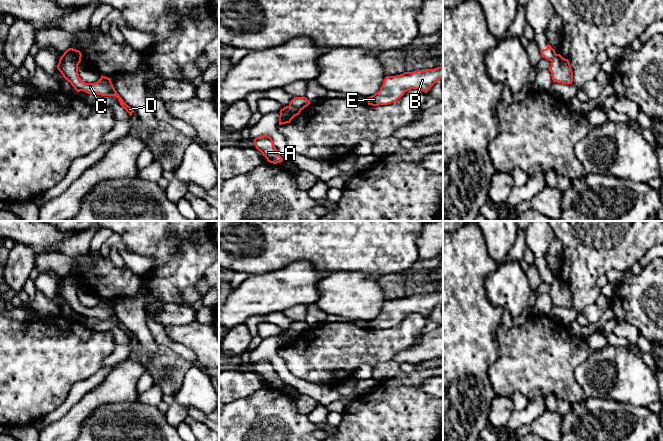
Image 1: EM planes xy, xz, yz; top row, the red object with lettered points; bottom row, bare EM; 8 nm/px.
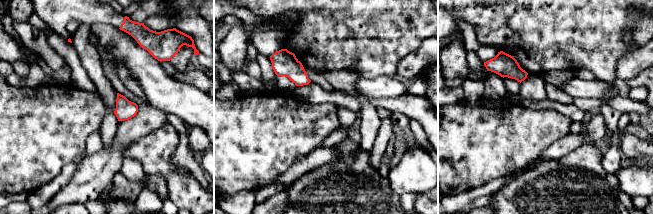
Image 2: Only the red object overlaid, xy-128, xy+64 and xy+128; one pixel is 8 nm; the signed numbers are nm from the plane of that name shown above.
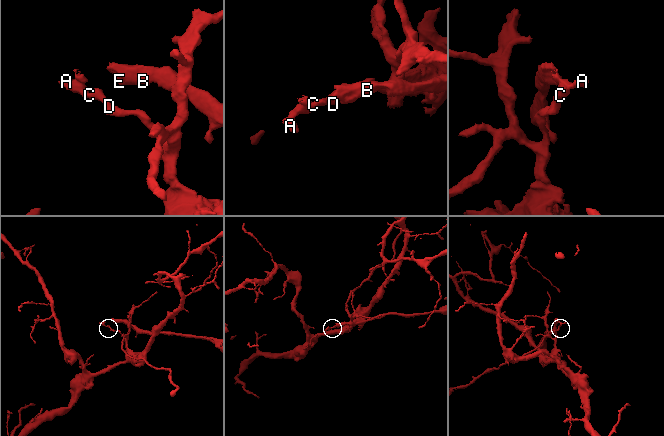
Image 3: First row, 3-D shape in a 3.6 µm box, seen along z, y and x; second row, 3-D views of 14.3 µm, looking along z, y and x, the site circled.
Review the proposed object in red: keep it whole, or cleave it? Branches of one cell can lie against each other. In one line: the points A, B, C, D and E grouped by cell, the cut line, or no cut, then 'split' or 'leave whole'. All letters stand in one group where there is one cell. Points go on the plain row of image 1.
groups A C D / B E; cut xy (62, 279), (72, 282), (78, 287); split

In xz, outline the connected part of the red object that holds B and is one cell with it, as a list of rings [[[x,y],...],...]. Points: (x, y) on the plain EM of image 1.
[[[443,290],[434,293],[404,296],[396,300],[386,300],[380,314],[368,321],[368,329],[391,328],[411,313],[419,313],[427,317],[441,302],[443,302]]]

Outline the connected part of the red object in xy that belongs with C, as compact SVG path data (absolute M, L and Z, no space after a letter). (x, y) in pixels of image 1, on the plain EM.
M61 280L57 293L61 296L63 301L71 307L77 316L84 315L88 318L114 320L119 324L120 329L129 337L129 339L132 339L134 333L128 330L119 320L111 306L111 302L101 299L101 302L97 306L86 307L79 301L78 289L79 287L77 287L75 284Z

